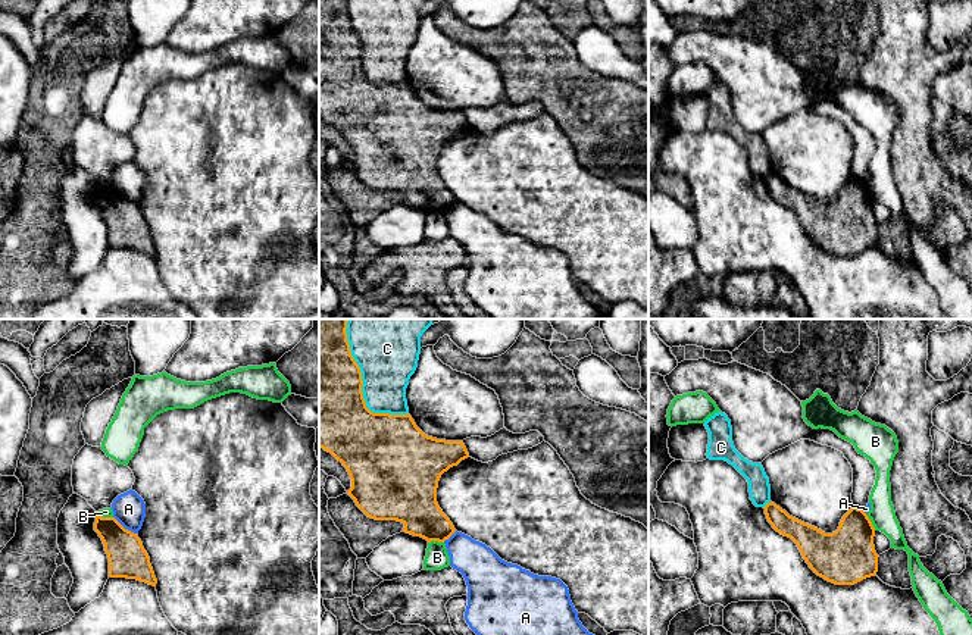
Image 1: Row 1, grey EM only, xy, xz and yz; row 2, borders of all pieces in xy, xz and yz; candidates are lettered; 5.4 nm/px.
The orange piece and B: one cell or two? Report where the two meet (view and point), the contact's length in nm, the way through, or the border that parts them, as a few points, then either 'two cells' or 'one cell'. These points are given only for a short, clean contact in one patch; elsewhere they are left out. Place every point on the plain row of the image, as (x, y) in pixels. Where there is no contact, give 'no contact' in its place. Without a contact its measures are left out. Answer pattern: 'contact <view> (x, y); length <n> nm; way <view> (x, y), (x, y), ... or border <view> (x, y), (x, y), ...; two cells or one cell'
contact xz (436, 210); length 90 nm; border xz (443, 212), (428, 213); two cells

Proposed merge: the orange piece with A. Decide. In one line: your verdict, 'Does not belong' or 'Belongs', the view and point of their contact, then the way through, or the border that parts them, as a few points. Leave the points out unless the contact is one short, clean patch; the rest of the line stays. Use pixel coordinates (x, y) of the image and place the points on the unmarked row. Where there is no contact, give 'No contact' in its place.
Does not belong. Touches orange at xy (124, 199). Boundary: xy (113, 187), (136, 205)

